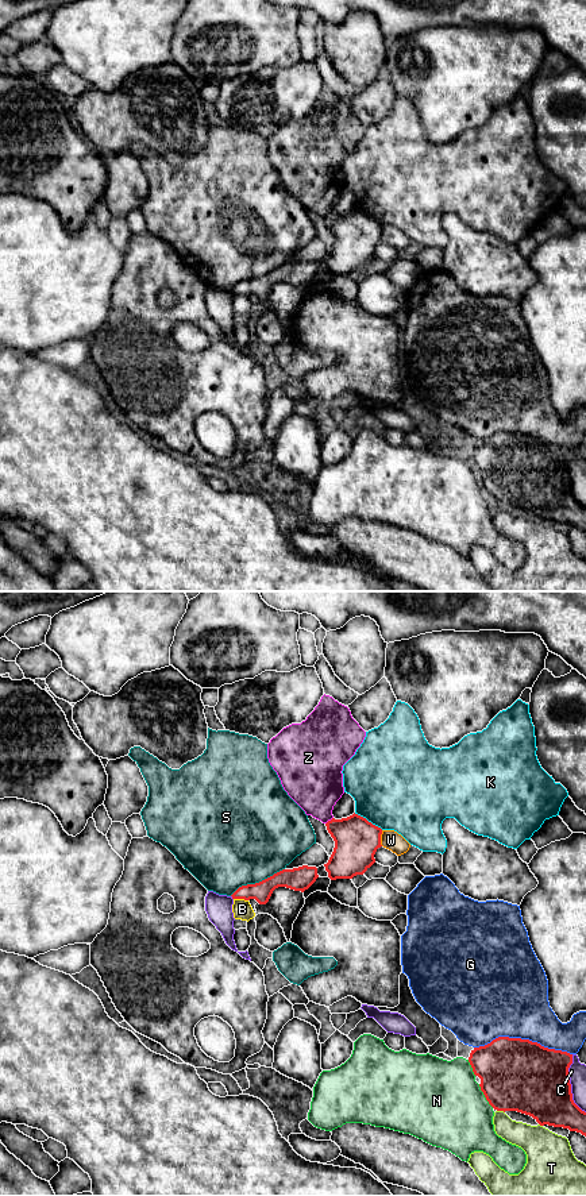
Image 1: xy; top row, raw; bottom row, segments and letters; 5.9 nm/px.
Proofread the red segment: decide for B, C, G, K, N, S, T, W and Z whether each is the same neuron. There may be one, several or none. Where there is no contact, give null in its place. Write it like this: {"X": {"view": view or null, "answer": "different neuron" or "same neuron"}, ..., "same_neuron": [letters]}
{"B": {"view": "xy", "answer": "different neuron"}, "C": {"view": "xy", "answer": "different neuron"}, "G": {"view": "xy", "answer": "different neuron"}, "K": {"view": "xy", "answer": "different neuron"}, "N": {"view": "xy", "answer": "different neuron"}, "S": {"view": "xy", "answer": "different neuron"}, "T": {"view": "xy", "answer": "different neuron"}, "W": {"view": "xy", "answer": "different neuron"}, "Z": {"view": "xy", "answer": "different neuron"}, "same_neuron": []}

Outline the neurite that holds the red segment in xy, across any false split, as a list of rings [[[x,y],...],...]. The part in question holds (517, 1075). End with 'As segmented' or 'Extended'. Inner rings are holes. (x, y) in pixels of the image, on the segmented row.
[[[498,1037],[485,1046],[474,1048],[469,1062],[494,1110],[517,1111],[532,1116],[540,1126],[563,1127],[586,1137],[586,1112],[574,1103],[571,1093],[568,1068],[572,1054],[529,1039]]]. As segmented

